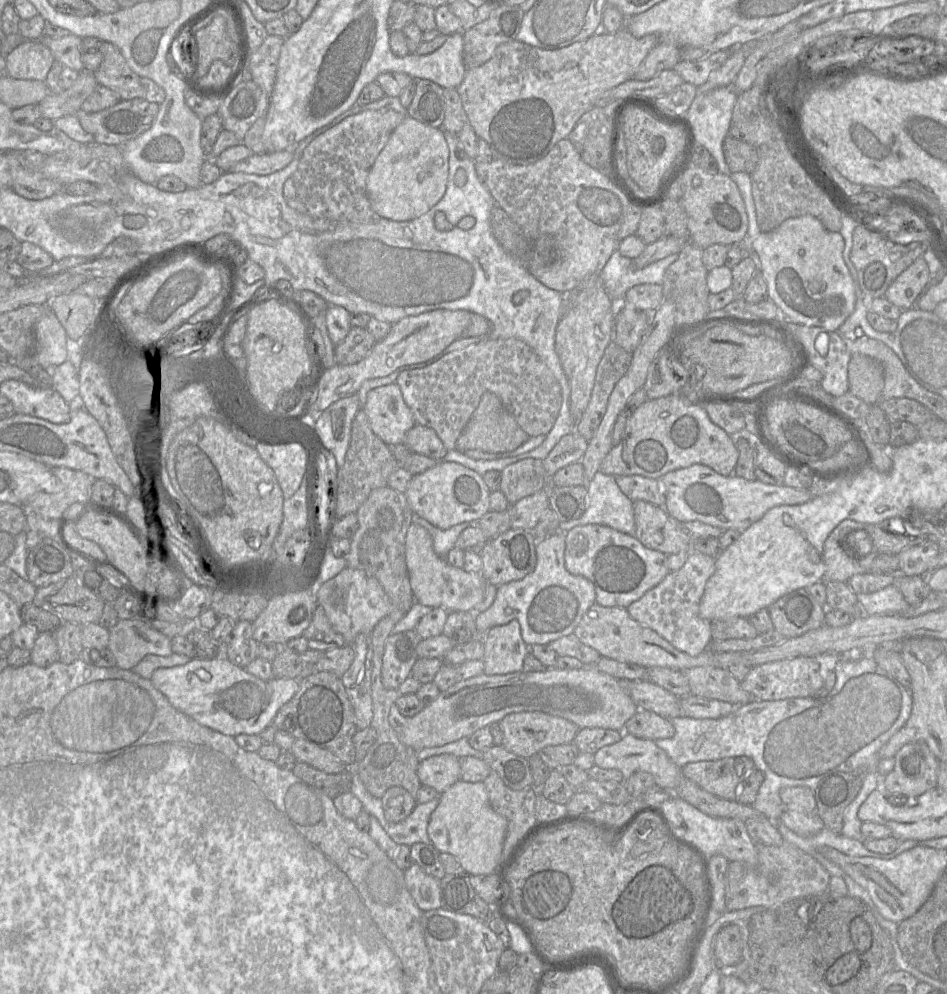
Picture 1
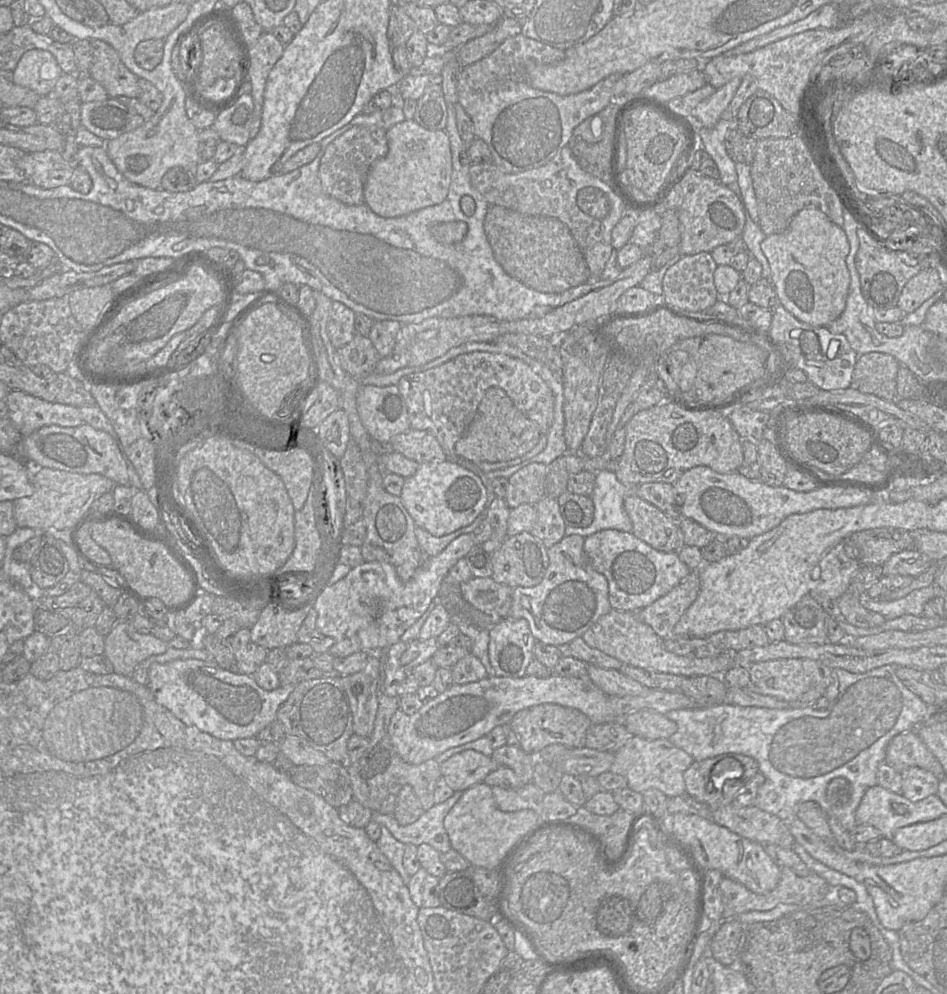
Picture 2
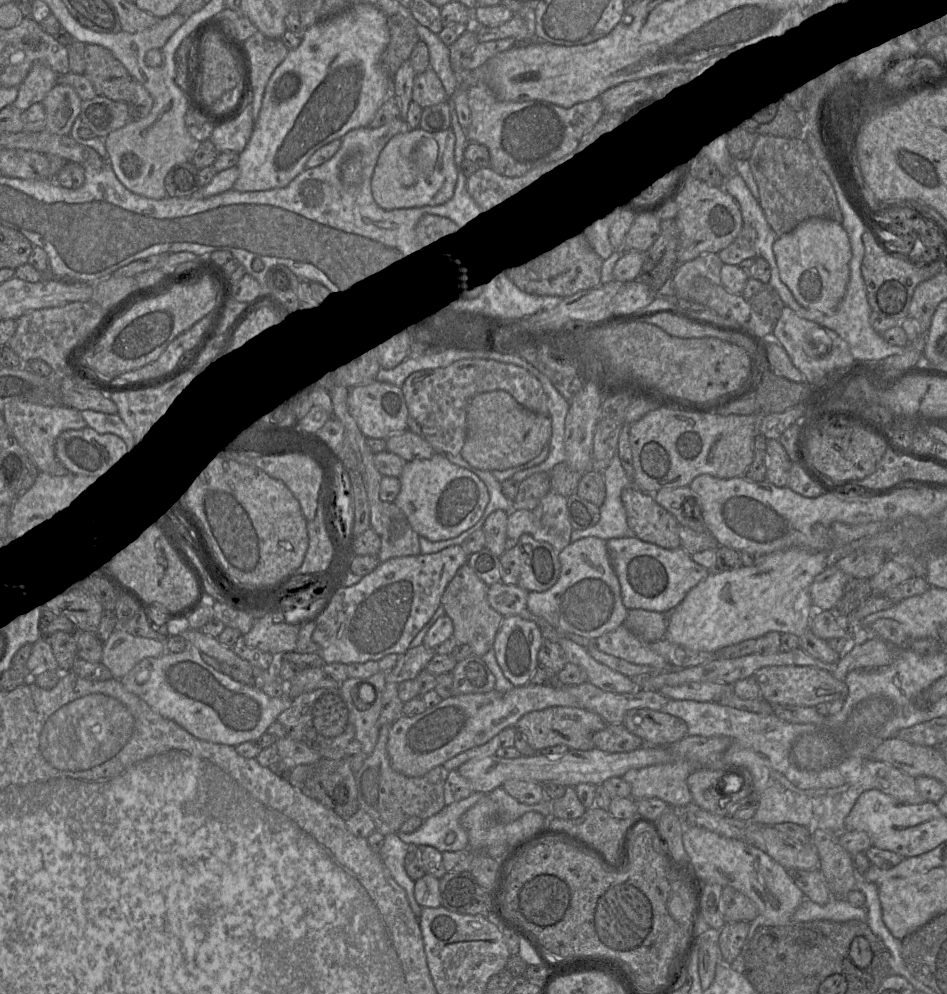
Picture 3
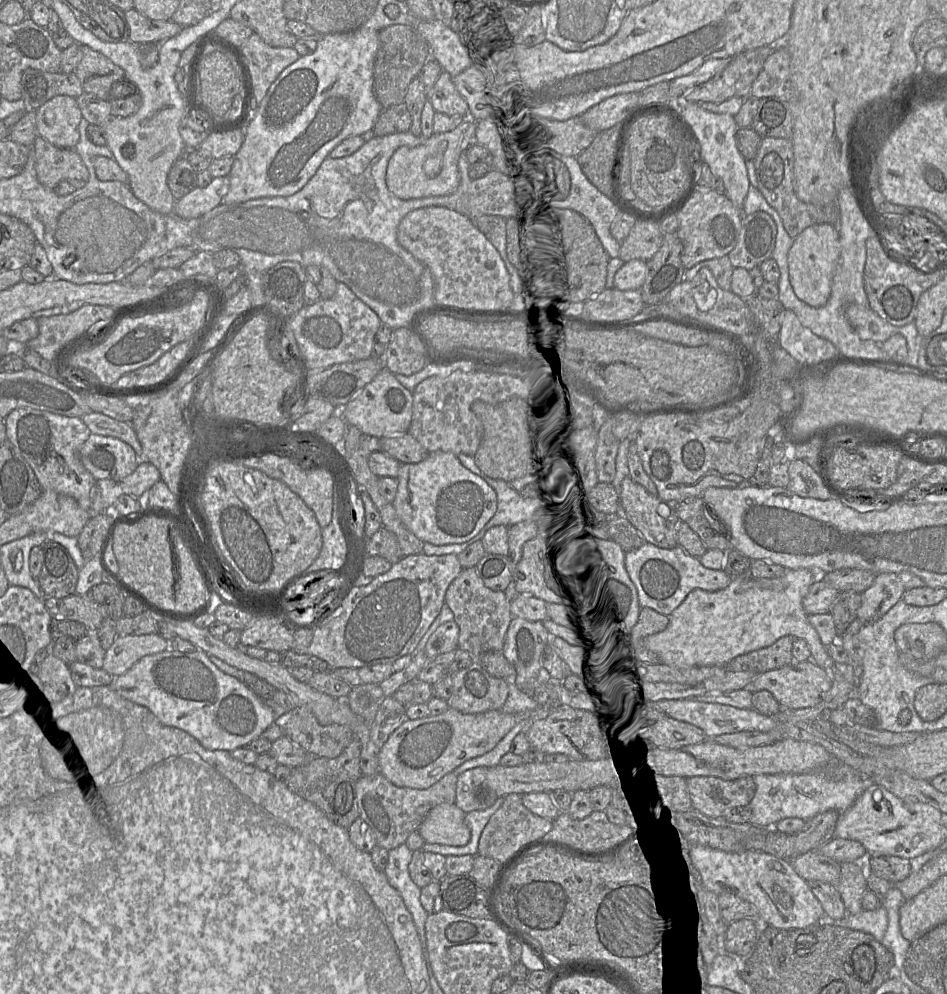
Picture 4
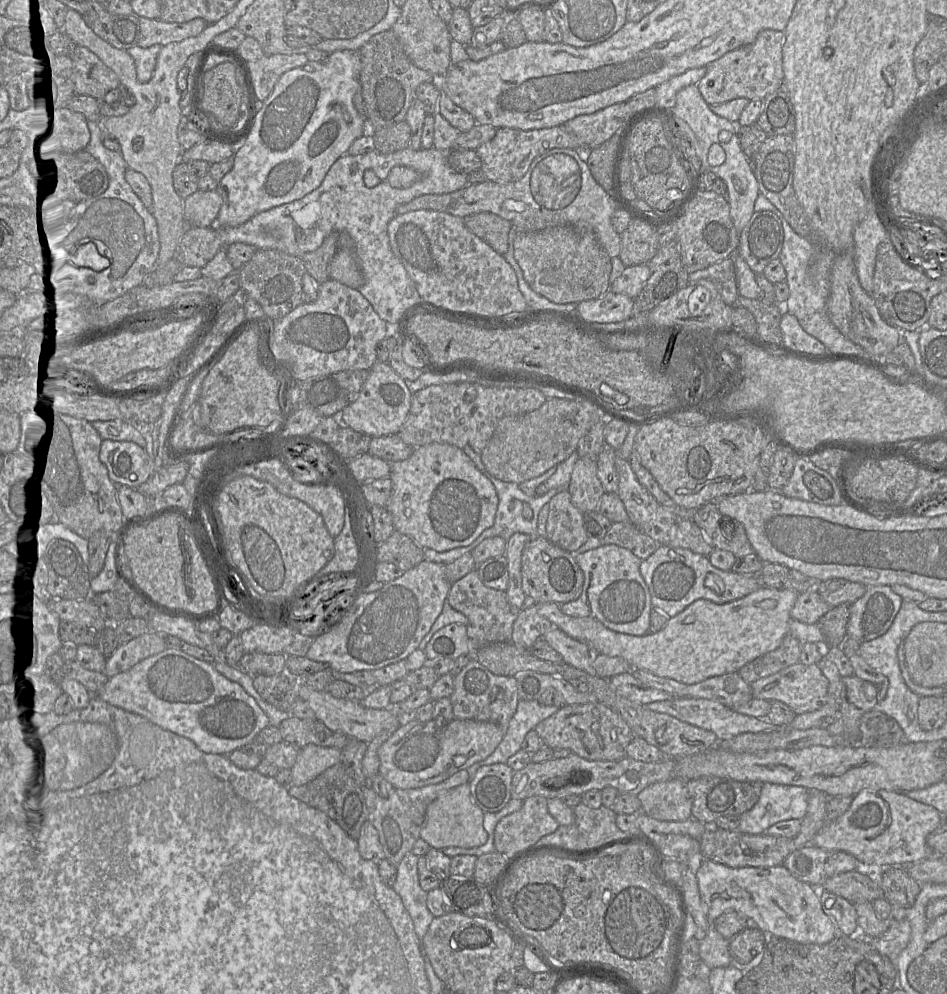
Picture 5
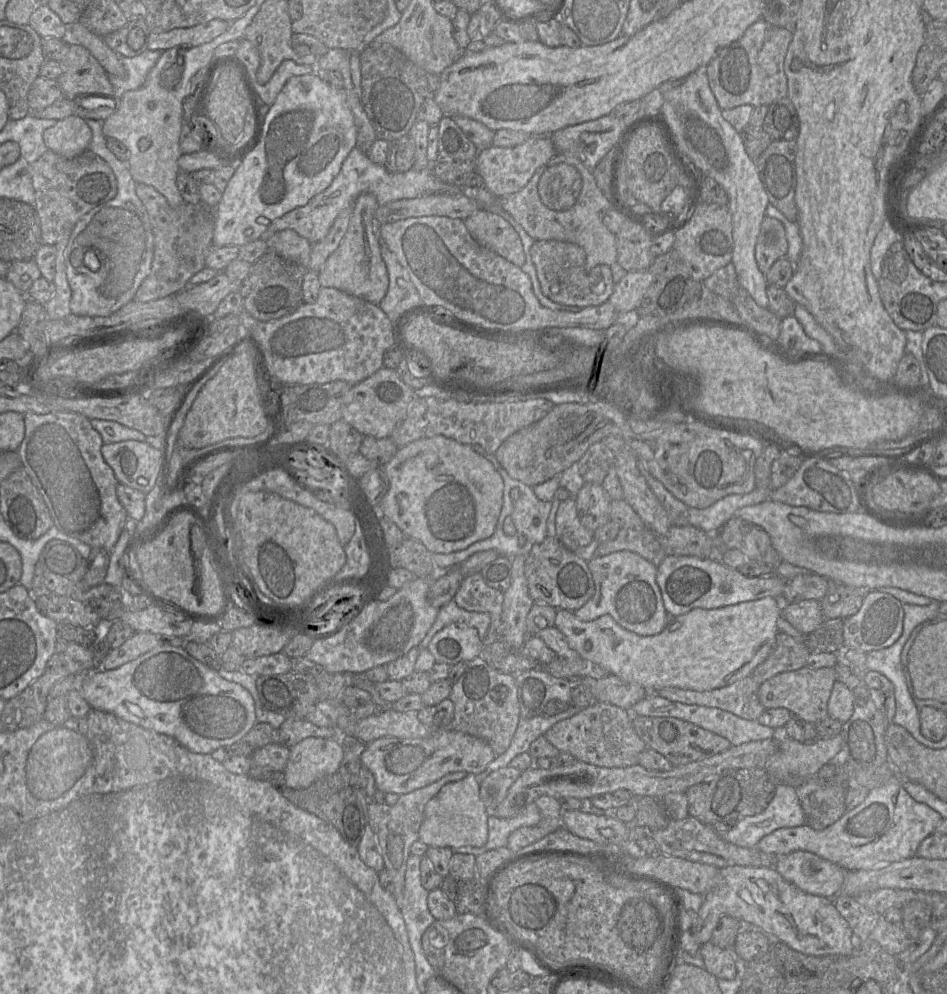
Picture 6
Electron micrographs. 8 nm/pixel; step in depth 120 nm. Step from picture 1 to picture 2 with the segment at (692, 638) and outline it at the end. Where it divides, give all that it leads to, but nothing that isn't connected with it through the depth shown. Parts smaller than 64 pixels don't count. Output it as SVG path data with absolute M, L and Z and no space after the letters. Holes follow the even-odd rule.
M692 570L690 574L686 578L684 578L678 585L676 585L671 591L658 598L652 604L640 609L637 612L637 615L639 619L642 620L644 623L648 624L662 640L672 640L678 638L695 638L695 637L680 637L678 634L676 634L676 625L682 614L696 600L699 591L700 591L699 570Z

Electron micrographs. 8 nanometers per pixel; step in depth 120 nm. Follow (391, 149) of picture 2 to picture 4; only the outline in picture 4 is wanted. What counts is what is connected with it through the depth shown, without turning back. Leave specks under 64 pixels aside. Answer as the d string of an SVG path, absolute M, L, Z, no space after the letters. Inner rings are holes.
M464 119L449 132L433 134L416 147L399 147L389 159L385 181L388 190L399 199L409 200L453 193L460 182L458 160L472 144L476 123Z

